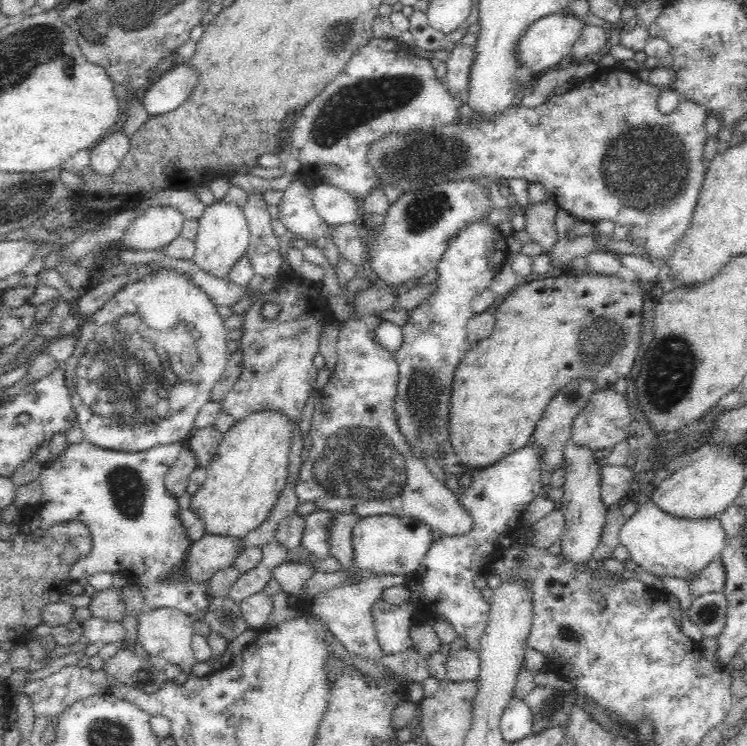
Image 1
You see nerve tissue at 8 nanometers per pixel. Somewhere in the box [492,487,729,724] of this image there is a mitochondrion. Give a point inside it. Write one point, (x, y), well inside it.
(707, 613)

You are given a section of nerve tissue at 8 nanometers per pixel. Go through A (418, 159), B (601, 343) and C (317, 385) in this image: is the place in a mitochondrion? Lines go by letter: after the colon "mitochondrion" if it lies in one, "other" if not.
A: mitochondrion
B: mitochondrion
C: other

